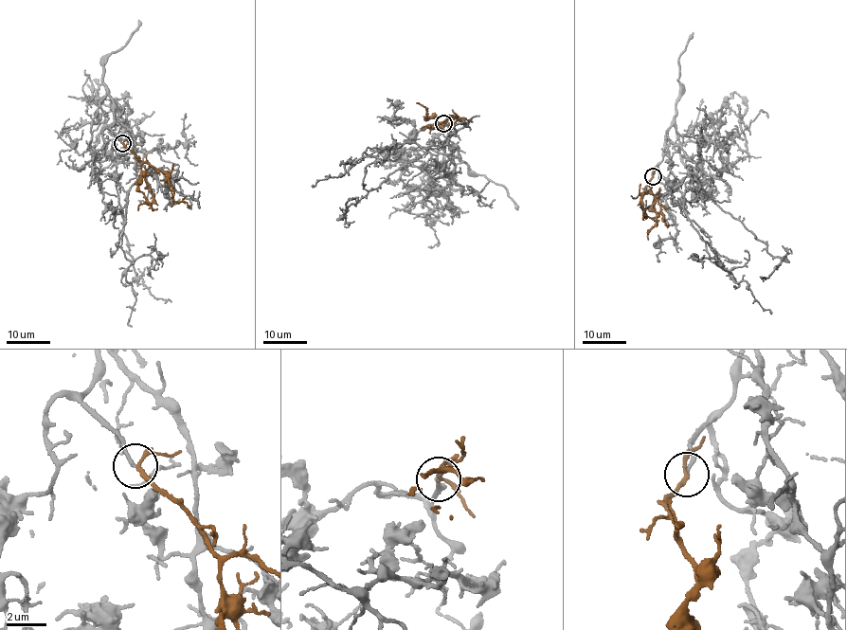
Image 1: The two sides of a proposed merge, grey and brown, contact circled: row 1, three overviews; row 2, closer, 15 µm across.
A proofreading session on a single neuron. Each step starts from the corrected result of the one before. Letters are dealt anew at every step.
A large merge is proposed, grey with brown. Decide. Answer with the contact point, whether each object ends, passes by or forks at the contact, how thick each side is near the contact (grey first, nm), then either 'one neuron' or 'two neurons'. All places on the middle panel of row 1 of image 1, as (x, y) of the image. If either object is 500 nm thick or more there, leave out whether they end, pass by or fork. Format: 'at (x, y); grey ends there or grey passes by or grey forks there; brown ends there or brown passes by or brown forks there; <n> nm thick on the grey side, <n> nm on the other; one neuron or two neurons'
at (443, 123); grey ends there; brown passes by; 160 nm thick on the grey side, 190 nm on the other; one neuron

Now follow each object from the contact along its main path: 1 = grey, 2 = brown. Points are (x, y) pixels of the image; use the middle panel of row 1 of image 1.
1: (443, 123), (457, 154), (411, 151), (406, 159), (418, 158), (351, 204), (346, 218), (347, 201), (357, 200)
2: (443, 123), (445, 118), (454, 124), (459, 118), (447, 116), (455, 116)

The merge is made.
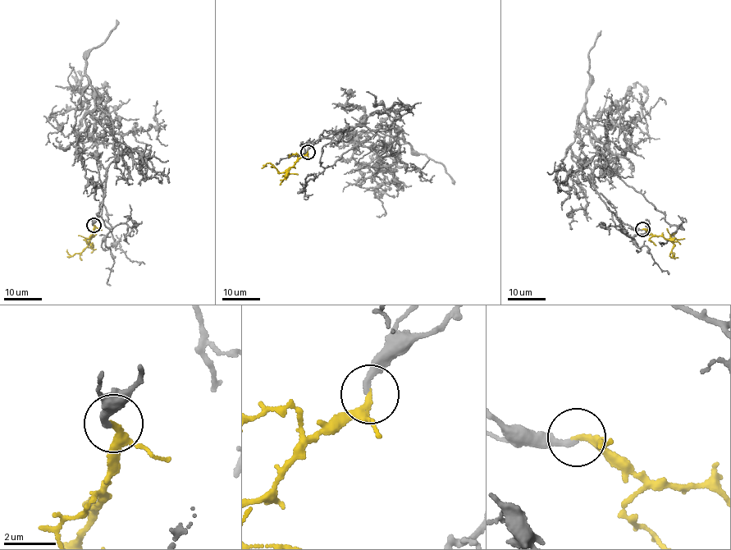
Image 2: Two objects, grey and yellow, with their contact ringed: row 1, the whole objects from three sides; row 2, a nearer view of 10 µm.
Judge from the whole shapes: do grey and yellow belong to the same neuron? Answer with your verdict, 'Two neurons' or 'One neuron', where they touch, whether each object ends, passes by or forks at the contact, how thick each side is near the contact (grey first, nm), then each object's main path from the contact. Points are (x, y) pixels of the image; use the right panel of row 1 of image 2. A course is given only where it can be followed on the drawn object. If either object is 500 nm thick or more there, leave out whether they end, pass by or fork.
One neuron. Place: (642, 229). At the ring grey ends. At the ring yellow ends. Thickness 220 nm (grey) against 240 nm. Course of grey: (641, 229), (609, 210), (595, 189), (577, 127), (583, 111), (591, 143), (608, 167), (678, 226), (661, 243). Course of yellow: (642, 228), (671, 241), (671, 257), (673, 252)

